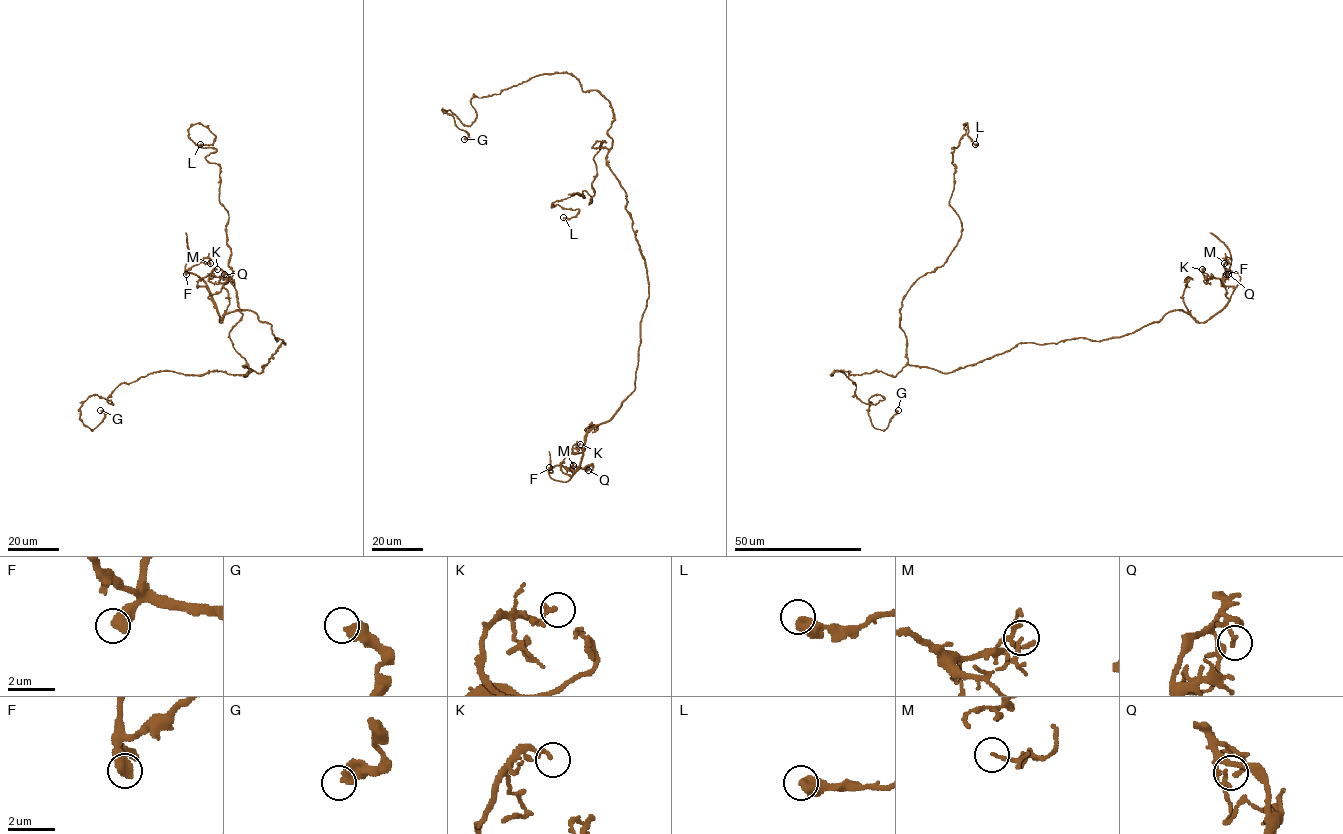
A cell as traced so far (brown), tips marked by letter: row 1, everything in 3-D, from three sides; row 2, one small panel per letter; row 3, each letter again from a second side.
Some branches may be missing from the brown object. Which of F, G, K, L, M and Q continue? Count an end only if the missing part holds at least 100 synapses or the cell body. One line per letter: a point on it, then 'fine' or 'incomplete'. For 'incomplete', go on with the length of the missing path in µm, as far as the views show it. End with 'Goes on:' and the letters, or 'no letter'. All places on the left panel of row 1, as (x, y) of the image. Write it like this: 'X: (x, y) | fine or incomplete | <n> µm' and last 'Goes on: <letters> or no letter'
F: (186, 274) | fine
G: (100, 410) | fine
K: (217, 269) | fine
L: (200, 144) | fine
M: (210, 263) | fine
Q: (224, 274) | fine
Goes on: no letter

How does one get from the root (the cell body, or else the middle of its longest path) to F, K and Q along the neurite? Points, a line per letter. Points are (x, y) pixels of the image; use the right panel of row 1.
F: (951, 372), (1018, 343), (1119, 338), (1176, 310), (1205, 322), (1226, 304), (1239, 281), (1237, 273), (1226, 274)
K: (951, 372), (1018, 343), (1119, 338), (1176, 310), (1205, 322), (1234, 288), (1207, 278), (1202, 269)
Q: (951, 372), (1018, 343), (1119, 338), (1176, 310), (1205, 322), (1229, 300), (1222, 281), (1223, 274), (1228, 274)

